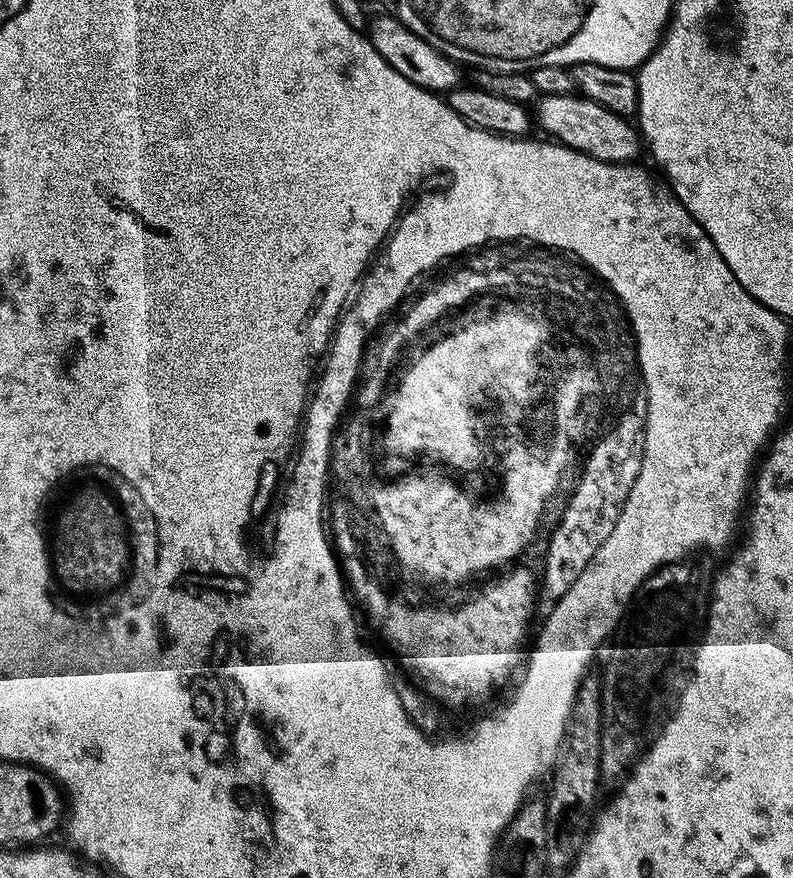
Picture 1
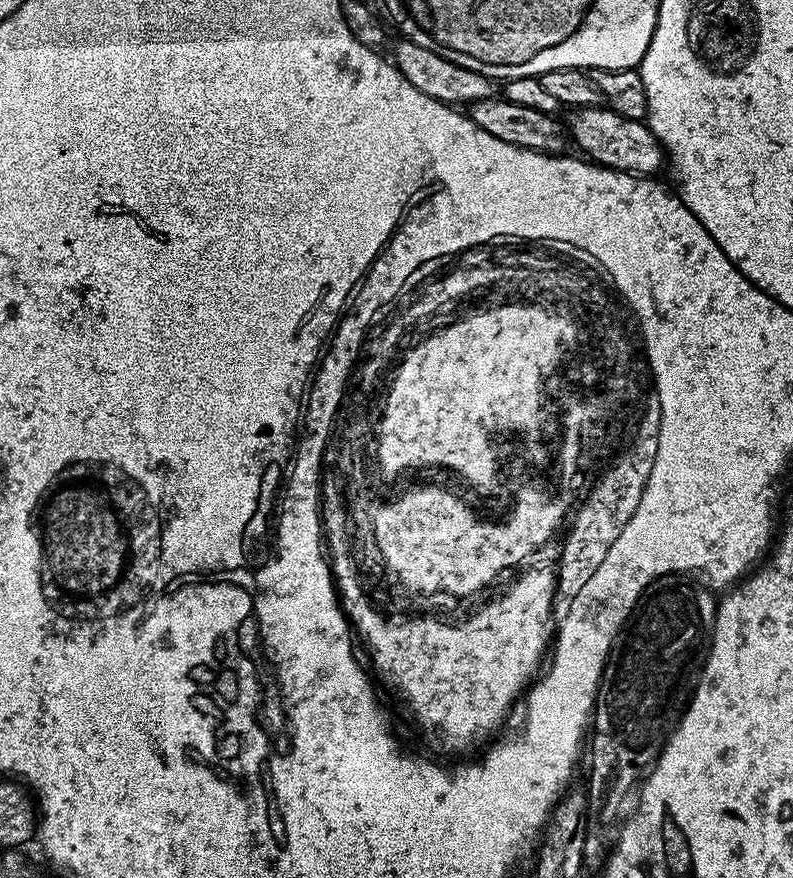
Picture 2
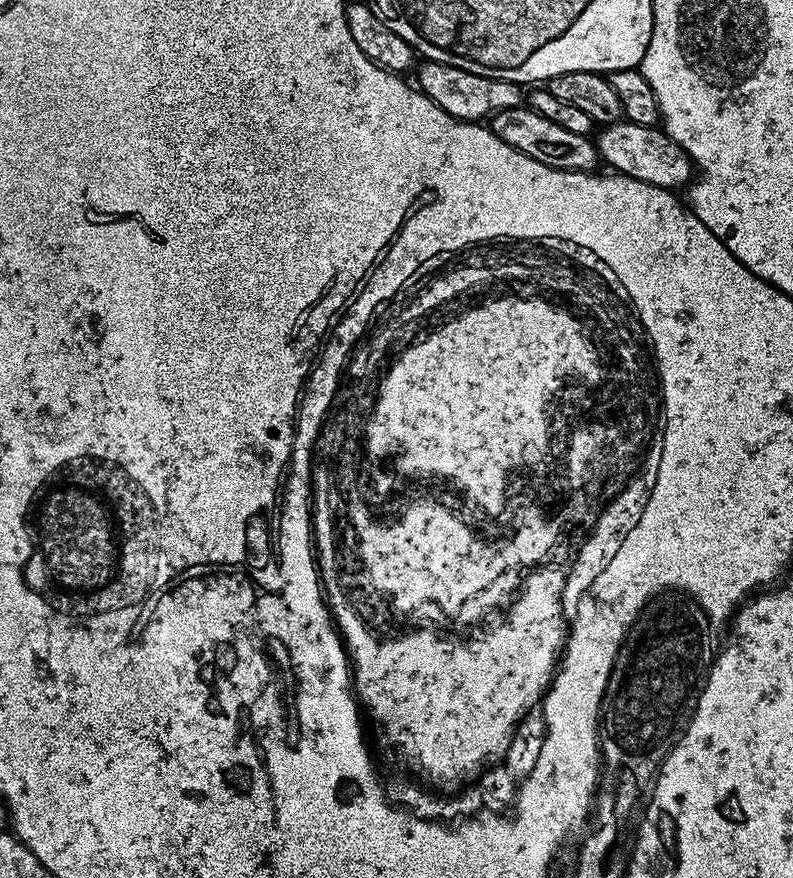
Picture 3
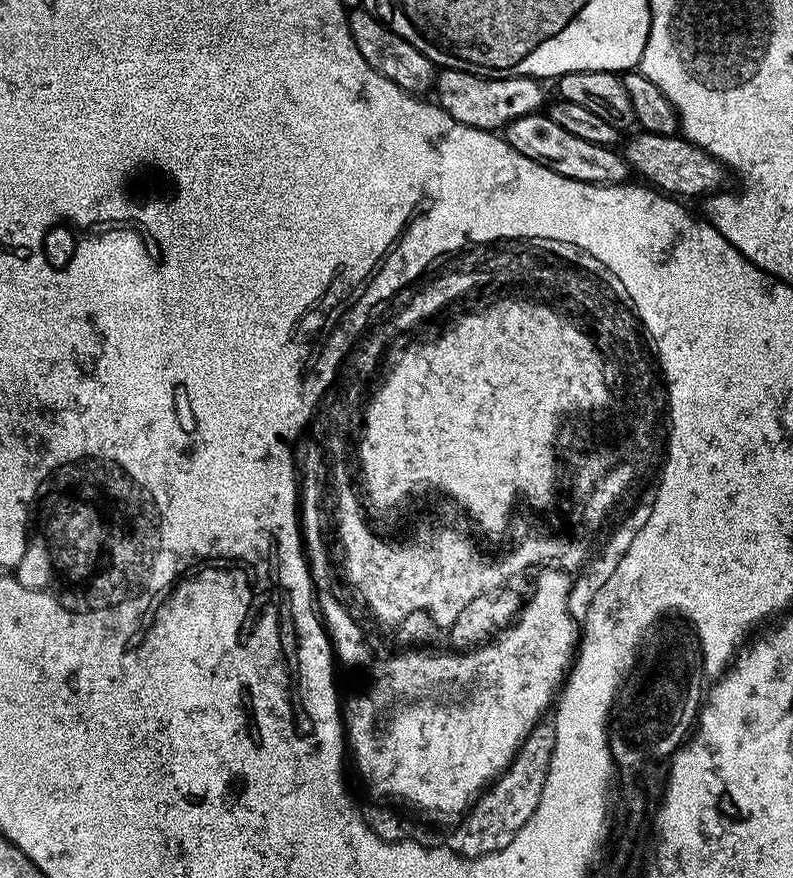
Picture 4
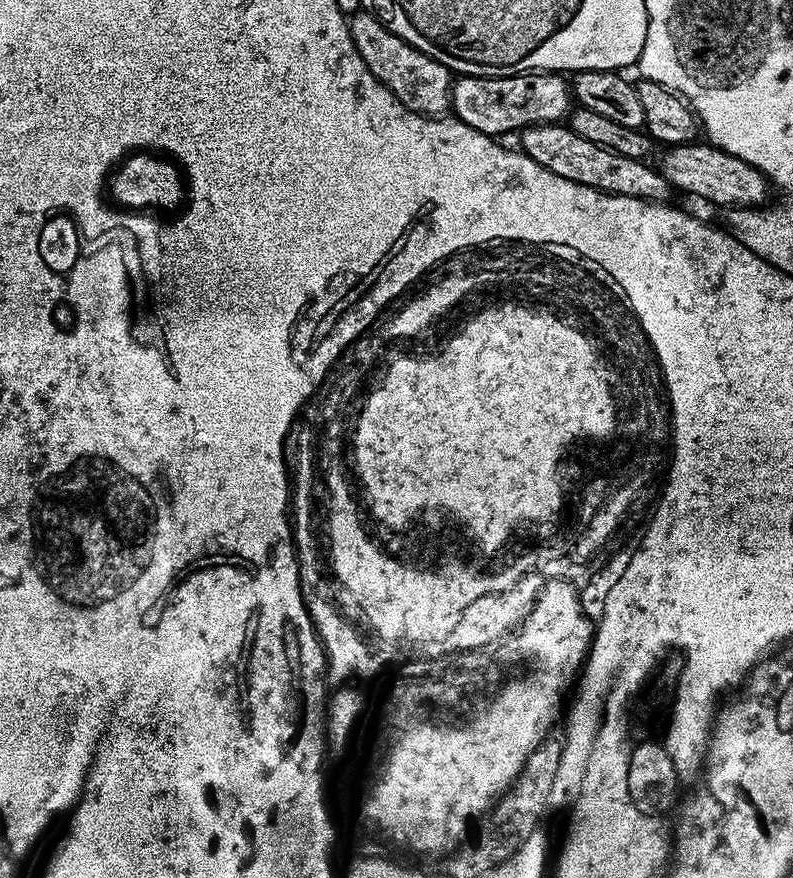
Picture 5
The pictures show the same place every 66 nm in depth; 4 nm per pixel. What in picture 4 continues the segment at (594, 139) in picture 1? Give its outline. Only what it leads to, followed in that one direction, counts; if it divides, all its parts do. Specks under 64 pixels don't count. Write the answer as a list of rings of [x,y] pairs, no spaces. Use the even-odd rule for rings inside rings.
[[[637,131],[637,136],[632,136],[622,148],[622,155],[628,162],[629,169],[636,172],[651,187],[673,197],[700,196],[707,197],[717,191],[726,177],[726,169],[706,150],[702,150],[697,144],[692,144],[684,139],[683,135],[663,136],[662,134],[650,134],[649,132]]]

